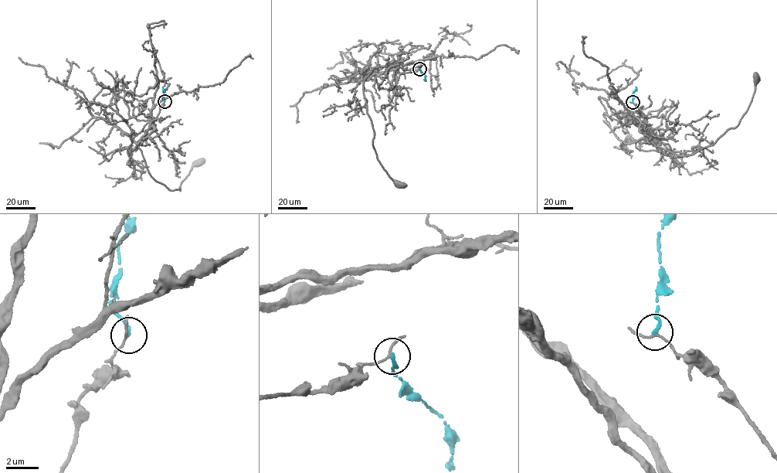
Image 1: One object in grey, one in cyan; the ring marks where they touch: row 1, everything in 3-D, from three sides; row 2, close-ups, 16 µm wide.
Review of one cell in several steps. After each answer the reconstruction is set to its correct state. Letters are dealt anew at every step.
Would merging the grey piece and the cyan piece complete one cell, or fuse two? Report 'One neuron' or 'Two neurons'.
Two neurons

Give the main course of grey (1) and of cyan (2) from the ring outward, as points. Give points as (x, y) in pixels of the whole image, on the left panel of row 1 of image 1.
1: (164, 101), (153, 119), (133, 110), (151, 123), (137, 144), (148, 171), (181, 190), (198, 164)
2: (164, 101), (163, 86)

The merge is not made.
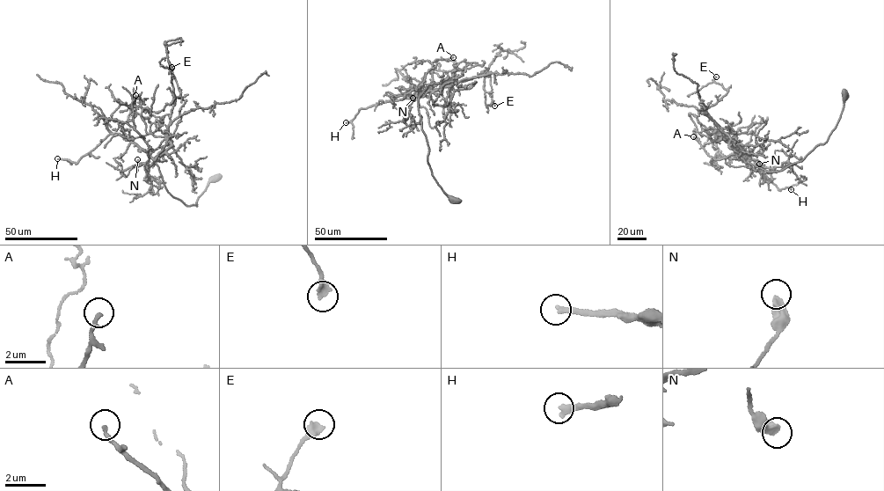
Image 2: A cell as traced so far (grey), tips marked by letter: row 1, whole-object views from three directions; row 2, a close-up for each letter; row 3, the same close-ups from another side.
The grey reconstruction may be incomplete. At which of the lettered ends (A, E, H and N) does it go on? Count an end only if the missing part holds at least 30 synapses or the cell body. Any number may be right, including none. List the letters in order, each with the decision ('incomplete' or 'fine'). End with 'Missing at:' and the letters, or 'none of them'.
A: fine
E: fine
H: incomplete
N: fine
Missing at: H

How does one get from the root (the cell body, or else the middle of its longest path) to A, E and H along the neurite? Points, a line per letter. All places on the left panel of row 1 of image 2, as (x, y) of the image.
A: (215, 179), (197, 206), (186, 205), (169, 193), (149, 153), (150, 148), (135, 128), (135, 95)
E: (215, 179), (197, 206), (188, 206), (168, 192), (154, 160), (170, 147), (170, 118), (181, 98), (171, 67)
H: (215, 179), (197, 206), (186, 205), (168, 192), (154, 158), (118, 134), (109, 134), (76, 163), (57, 158)

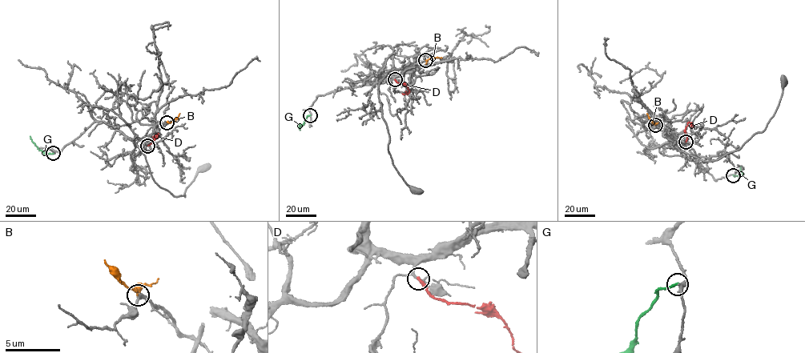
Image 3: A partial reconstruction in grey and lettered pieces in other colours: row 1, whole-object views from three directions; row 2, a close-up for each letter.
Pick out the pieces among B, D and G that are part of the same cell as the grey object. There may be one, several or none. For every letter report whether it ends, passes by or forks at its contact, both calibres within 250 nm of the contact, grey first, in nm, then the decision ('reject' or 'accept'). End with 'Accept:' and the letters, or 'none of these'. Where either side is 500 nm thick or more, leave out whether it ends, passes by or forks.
B: it ends there; 240 nm thick on the grey side, 380 nm on the other; accept
D: it ends there; 180 nm thick on the grey side, 220 nm on the other; reject
G: it ends there; 340 nm thick on the grey side, 240 nm on the other; reject
Accept: B

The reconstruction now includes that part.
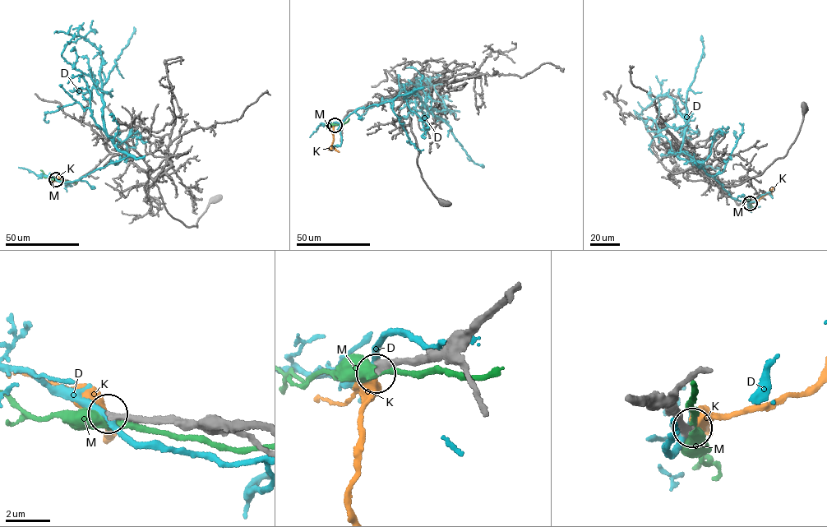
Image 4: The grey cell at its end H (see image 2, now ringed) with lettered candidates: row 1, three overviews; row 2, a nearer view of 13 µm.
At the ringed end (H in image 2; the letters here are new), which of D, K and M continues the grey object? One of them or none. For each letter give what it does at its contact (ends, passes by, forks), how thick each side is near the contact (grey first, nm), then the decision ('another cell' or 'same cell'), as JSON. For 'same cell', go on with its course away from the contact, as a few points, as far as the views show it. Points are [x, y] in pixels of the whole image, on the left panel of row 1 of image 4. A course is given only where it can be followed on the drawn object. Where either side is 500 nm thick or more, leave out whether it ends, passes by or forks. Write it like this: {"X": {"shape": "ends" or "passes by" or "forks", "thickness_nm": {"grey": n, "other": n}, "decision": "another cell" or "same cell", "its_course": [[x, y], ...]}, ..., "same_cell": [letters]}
{"D": {"shape": "passes by", "thickness_nm": {"grey": 320, "other": 240}, "decision": "another cell"}, "K": {"shape": "ends", "thickness_nm": {"grey": 300, "other": 320}, "decision": "same cell", "its_course": [[56, 179], [66, 181]]}, "M": {"shape": "passes by", "thickness_nm": {"grey": 360, "other": 440}, "decision": "another cell"}, "same_cell": ["K"]}

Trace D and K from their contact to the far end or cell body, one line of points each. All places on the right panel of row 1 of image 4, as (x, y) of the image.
D: (750, 204), (732, 197), (701, 168), (703, 164), (681, 150), (686, 120), (668, 95), (652, 100), (638, 118)
K: (750, 203), (767, 194), (773, 187)

